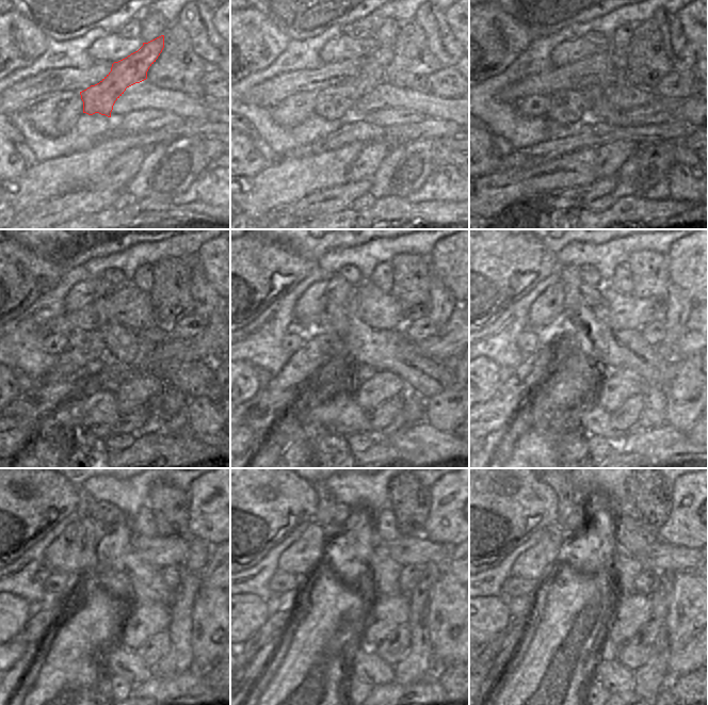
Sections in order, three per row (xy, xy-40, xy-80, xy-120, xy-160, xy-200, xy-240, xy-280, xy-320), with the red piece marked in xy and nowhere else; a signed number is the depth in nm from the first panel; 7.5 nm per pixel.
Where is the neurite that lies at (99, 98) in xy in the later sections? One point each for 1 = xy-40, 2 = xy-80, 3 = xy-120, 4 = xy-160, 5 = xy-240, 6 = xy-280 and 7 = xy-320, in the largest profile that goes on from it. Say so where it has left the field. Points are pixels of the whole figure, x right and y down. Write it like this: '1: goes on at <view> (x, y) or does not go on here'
1: goes on at xy-40 (337, 102)
2: goes on at xy-80 (567, 107)
3: goes on at xy-120 (85, 349)
4: goes on at xy-160 (320, 355)
5: goes on at xy-240 (54, 609)
6: goes on at xy-280 (277, 624)
7: goes on at xy-320 (491, 650)

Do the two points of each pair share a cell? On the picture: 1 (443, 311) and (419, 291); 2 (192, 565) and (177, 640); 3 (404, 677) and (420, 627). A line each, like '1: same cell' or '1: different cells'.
1: different cells
2: same cell
3: same cell

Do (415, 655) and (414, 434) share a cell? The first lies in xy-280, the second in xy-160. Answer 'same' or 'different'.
different

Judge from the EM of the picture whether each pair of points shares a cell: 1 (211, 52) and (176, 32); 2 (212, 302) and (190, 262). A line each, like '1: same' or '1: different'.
1: different
2: same

